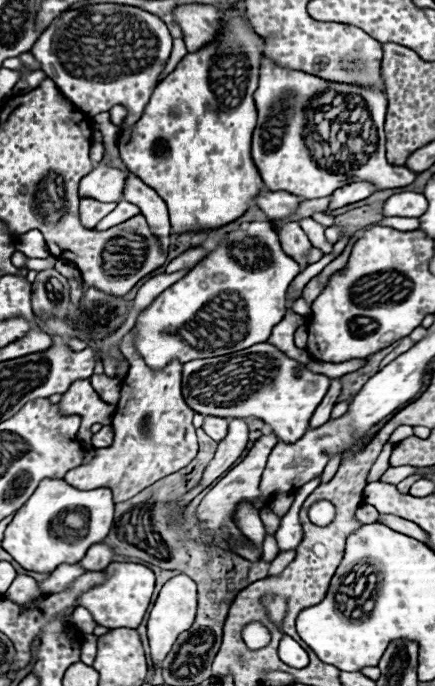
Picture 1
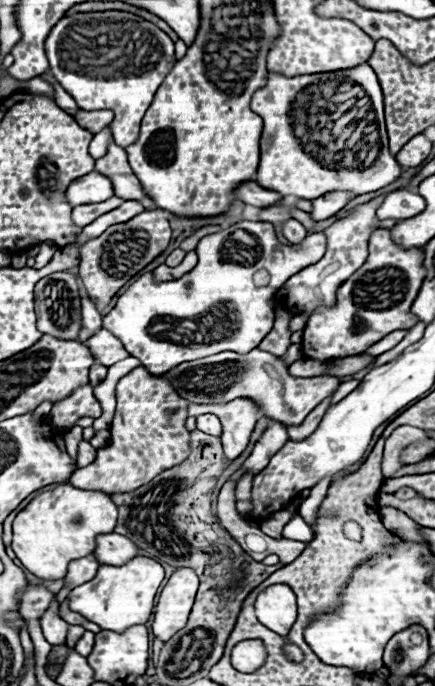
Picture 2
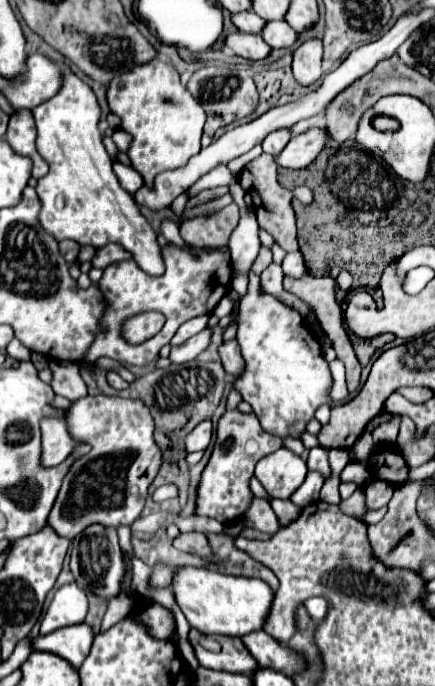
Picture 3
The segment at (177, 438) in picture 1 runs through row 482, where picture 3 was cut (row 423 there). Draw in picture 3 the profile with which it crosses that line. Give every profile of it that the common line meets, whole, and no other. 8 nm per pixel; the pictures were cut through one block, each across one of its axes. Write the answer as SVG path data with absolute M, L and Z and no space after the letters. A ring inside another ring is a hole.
M84 396L70 406L70 432L86 440L92 450L80 456L62 480L62 488L48 516L48 526L62 538L74 540L84 528L102 524L110 528L130 526L140 518L148 486L162 464L154 442L154 420L140 400L110 396Z

